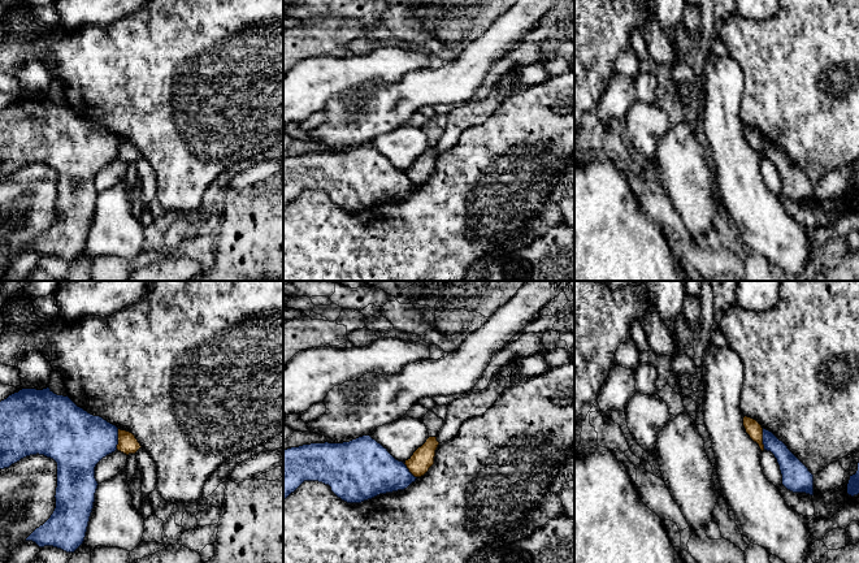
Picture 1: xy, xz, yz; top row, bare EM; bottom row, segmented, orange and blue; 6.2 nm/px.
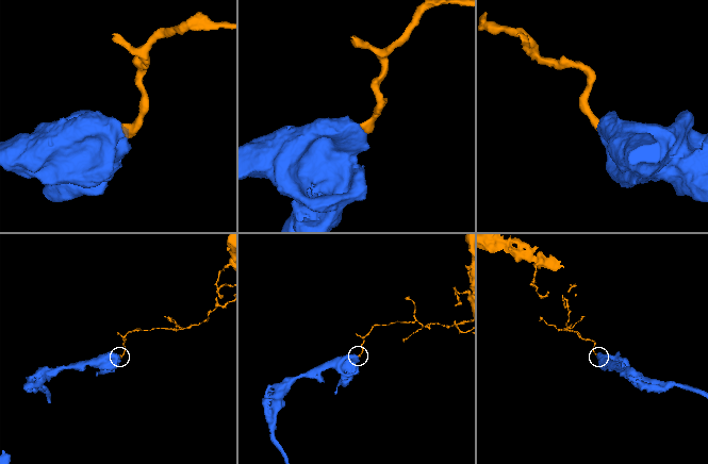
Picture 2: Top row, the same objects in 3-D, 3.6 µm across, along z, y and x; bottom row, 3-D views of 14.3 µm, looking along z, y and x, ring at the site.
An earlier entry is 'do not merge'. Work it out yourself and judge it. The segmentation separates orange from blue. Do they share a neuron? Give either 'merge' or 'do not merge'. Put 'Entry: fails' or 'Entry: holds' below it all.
do not merge
Entry: holds

